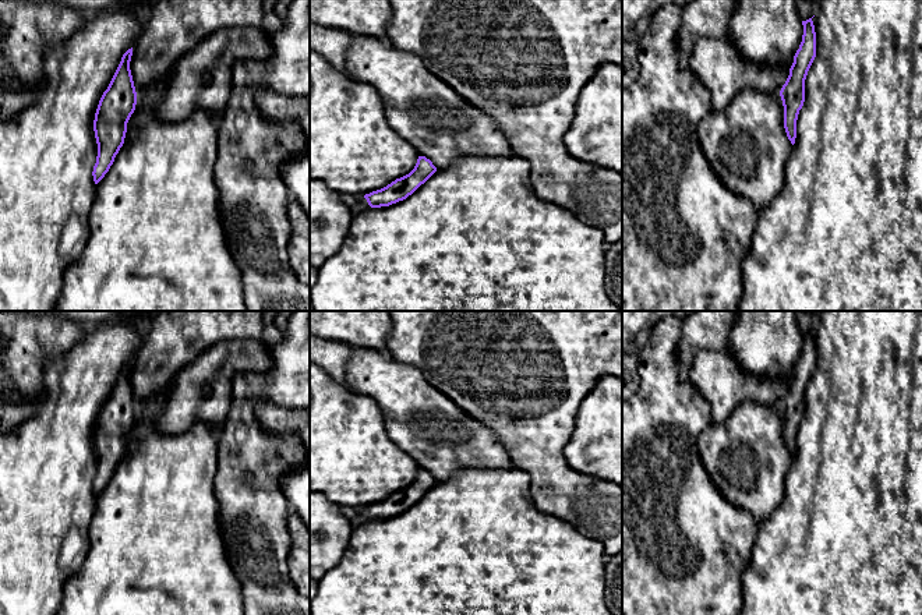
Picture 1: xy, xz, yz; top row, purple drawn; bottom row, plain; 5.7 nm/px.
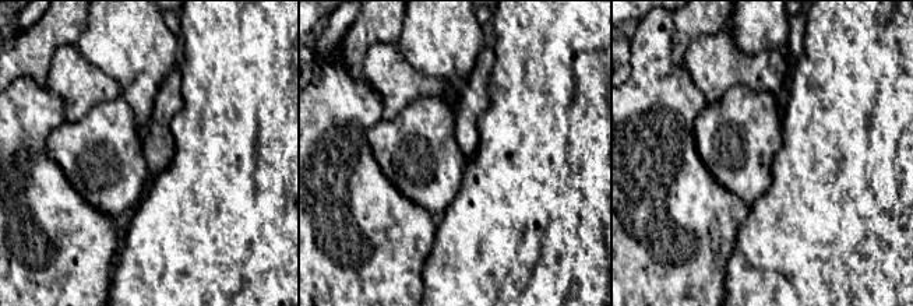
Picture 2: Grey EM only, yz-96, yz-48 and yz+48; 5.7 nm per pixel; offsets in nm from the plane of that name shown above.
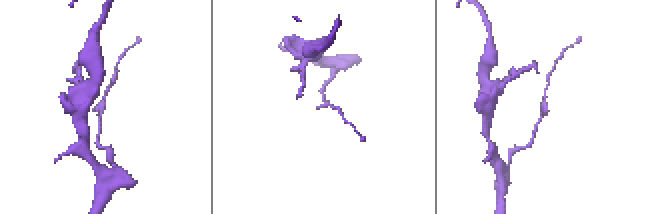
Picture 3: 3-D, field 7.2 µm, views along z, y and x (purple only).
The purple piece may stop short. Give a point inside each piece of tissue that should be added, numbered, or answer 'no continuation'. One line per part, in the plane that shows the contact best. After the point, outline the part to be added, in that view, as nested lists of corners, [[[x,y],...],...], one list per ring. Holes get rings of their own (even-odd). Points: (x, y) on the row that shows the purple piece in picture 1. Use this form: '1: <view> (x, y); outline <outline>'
1: xz (363, 204); outline [[[361,195],[360,202],[356,206],[350,208],[350,211],[353,215],[357,215],[368,208],[370,208],[370,205],[368,205],[367,199],[364,198],[364,195]]]

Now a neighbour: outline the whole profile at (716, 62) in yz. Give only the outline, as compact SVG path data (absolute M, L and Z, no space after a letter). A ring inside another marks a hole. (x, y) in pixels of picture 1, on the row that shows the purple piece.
M702 38L693 47L689 68L711 96L711 112L724 109L741 91L780 92L789 75L789 67L777 61L745 60L731 39Z

